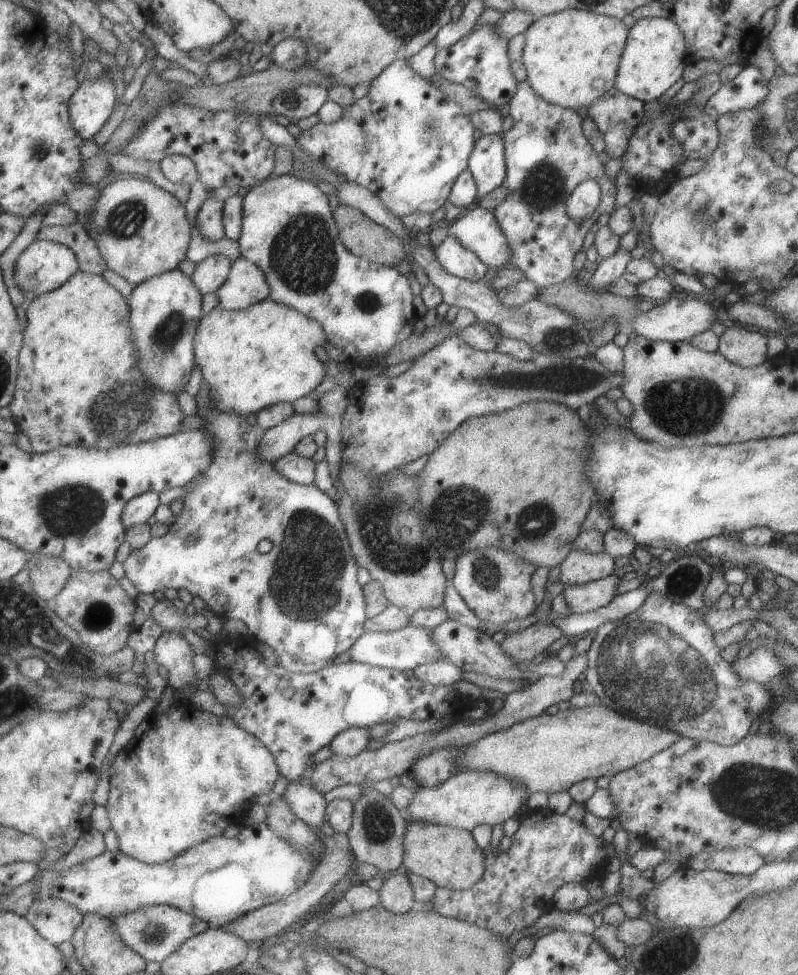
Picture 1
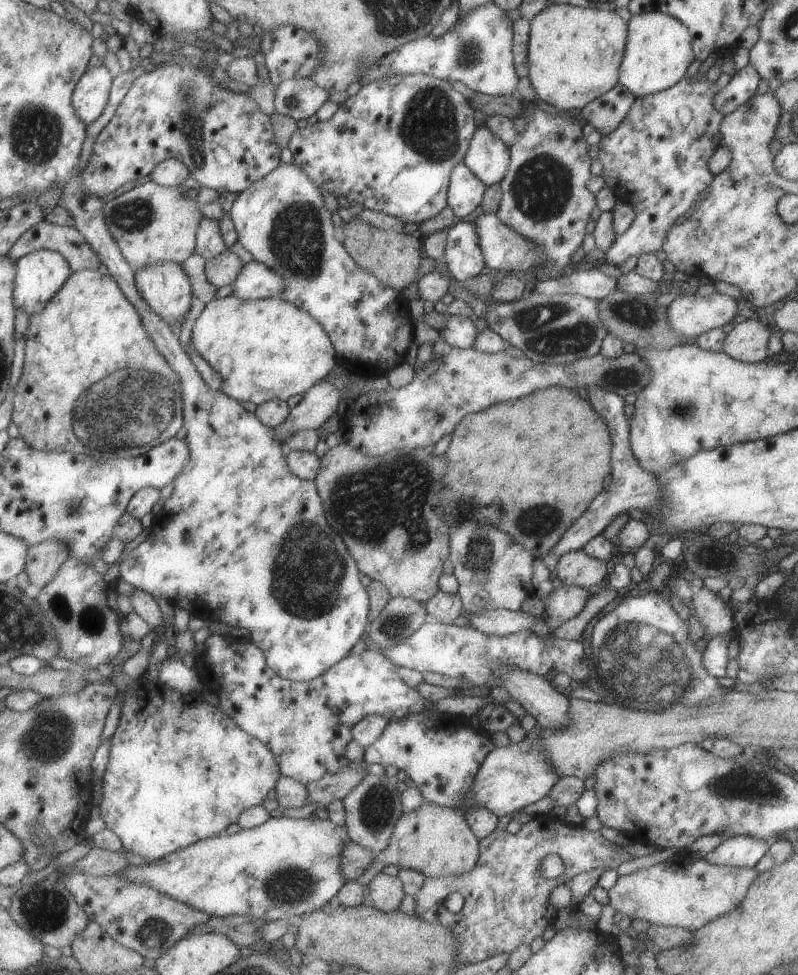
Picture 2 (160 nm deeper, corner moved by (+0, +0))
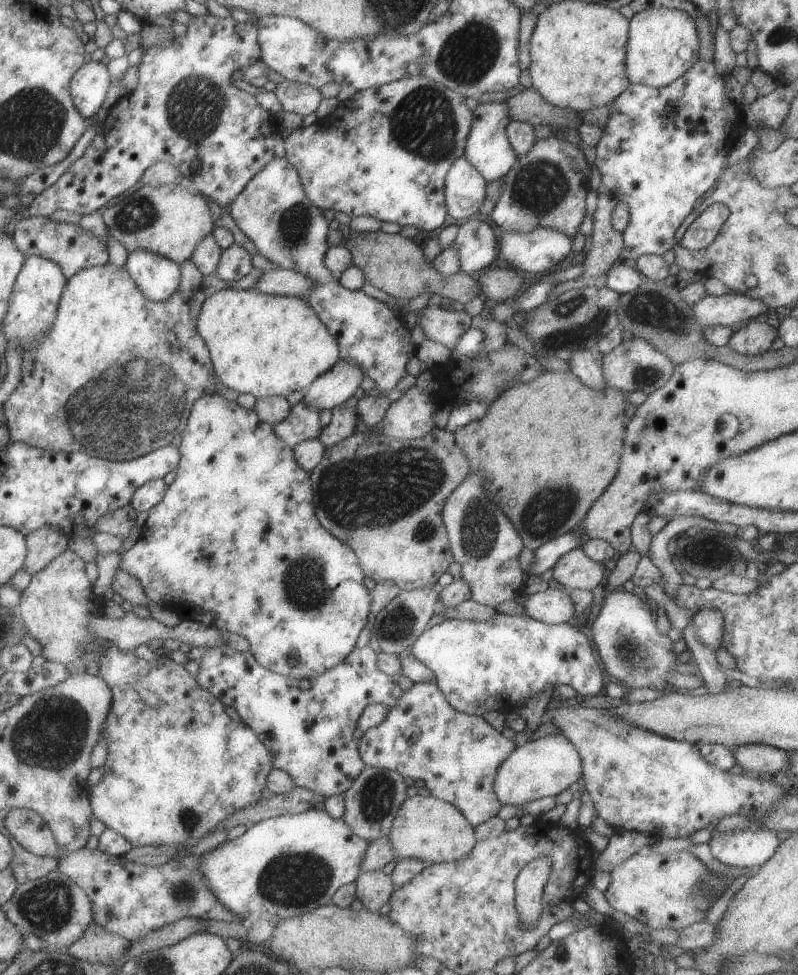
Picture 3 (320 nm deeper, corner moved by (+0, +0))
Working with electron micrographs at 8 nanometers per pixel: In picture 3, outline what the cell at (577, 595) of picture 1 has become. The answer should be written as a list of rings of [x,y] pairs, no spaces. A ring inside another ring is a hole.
[[[548,587],[543,592],[527,595],[522,607],[528,618],[549,625],[568,623],[575,612],[564,587]]]

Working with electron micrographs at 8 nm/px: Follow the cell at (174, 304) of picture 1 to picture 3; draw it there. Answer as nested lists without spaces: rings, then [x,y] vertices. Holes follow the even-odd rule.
[[[135,250],[125,264],[139,290],[154,302],[167,302],[181,286],[181,266],[172,259]]]

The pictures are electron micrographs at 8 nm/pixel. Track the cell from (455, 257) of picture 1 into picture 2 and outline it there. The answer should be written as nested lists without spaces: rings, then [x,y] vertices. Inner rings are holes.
[[[463,220],[447,229],[444,252],[446,270],[458,283],[479,275],[484,268],[473,222]]]

